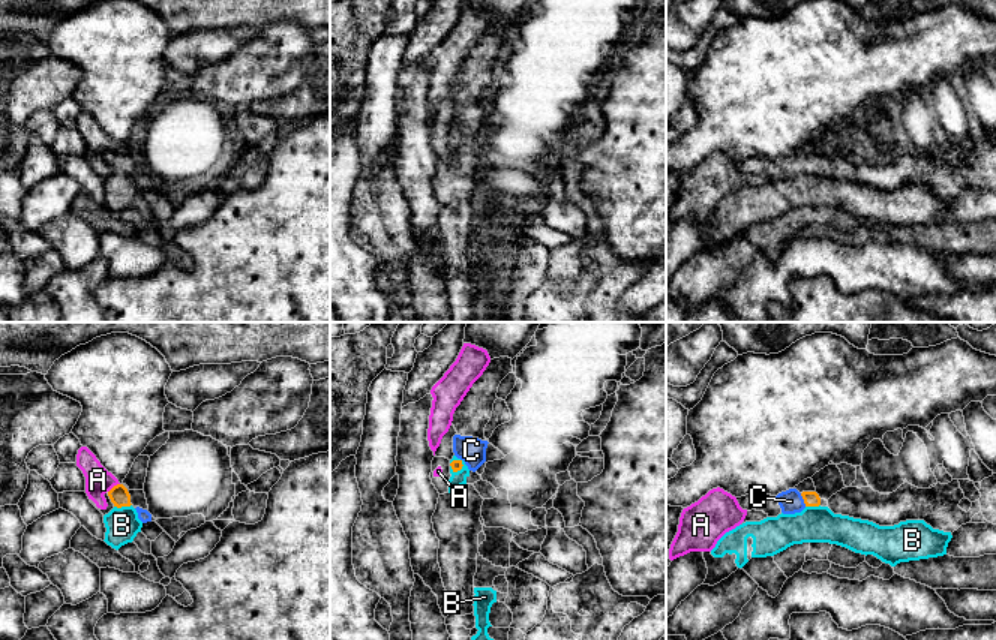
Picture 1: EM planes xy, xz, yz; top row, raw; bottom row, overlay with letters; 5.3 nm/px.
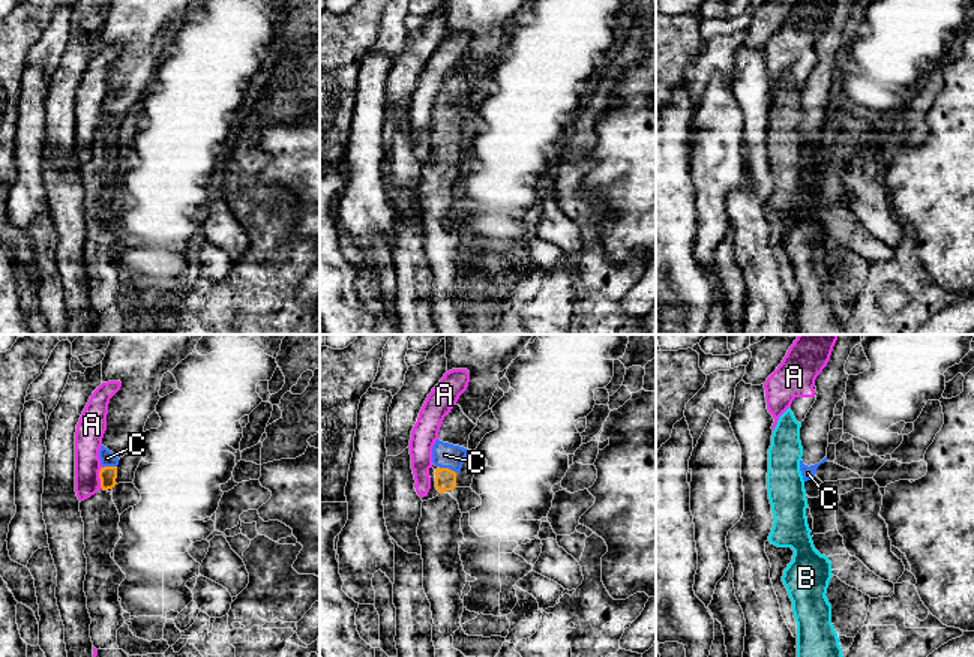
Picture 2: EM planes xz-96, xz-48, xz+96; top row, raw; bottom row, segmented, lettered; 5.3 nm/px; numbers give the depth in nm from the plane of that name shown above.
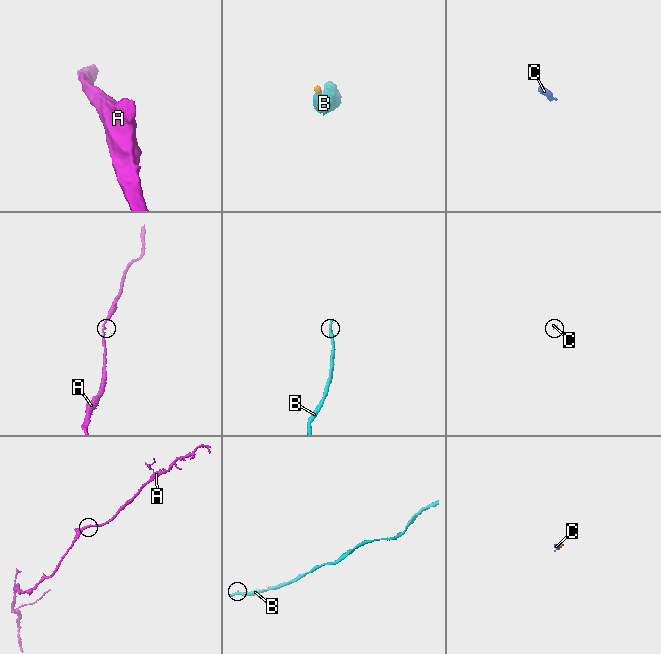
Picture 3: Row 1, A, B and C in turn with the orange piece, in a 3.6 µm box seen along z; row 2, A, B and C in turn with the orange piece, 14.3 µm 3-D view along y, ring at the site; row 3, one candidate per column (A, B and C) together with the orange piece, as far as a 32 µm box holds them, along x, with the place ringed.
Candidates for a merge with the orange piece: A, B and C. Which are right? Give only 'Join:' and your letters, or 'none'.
Join: C

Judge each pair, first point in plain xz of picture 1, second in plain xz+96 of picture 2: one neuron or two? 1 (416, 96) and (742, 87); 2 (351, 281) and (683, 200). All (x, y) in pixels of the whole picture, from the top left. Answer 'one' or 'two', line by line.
1: one
2: one

